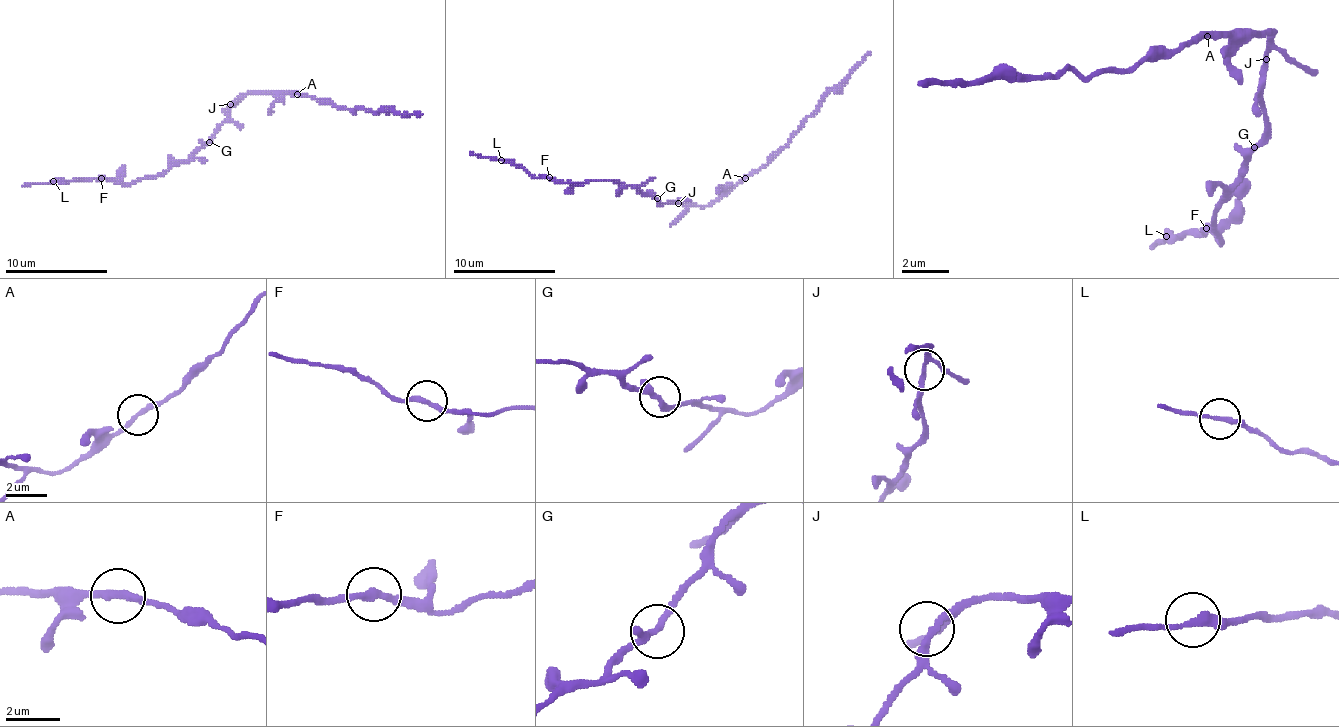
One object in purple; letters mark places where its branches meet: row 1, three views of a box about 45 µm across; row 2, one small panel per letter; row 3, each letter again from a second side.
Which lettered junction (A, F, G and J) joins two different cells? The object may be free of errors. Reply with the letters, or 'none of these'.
none of these

